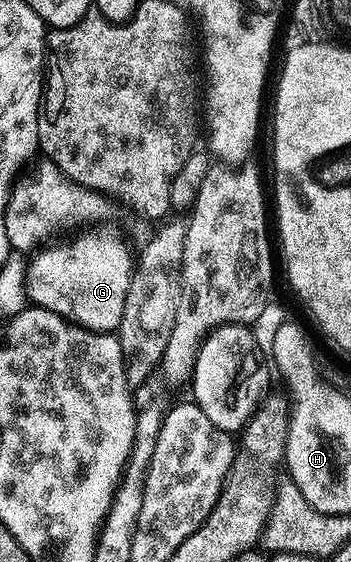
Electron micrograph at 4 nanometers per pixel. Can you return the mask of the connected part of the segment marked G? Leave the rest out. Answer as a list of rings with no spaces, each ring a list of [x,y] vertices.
[[[107,223],[84,227],[87,229],[80,236],[64,244],[48,243],[26,261],[27,298],[34,307],[49,310],[90,332],[114,333],[118,329],[137,260],[133,252],[131,256],[126,238]]]

